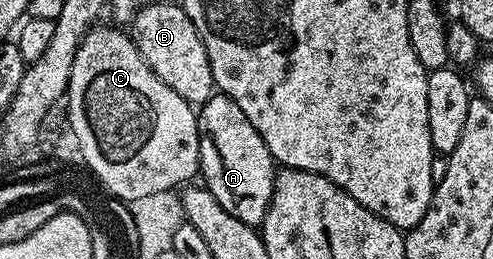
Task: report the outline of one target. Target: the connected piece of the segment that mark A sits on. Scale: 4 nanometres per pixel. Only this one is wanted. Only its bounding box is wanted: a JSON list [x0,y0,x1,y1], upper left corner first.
[197,92,277,227]

